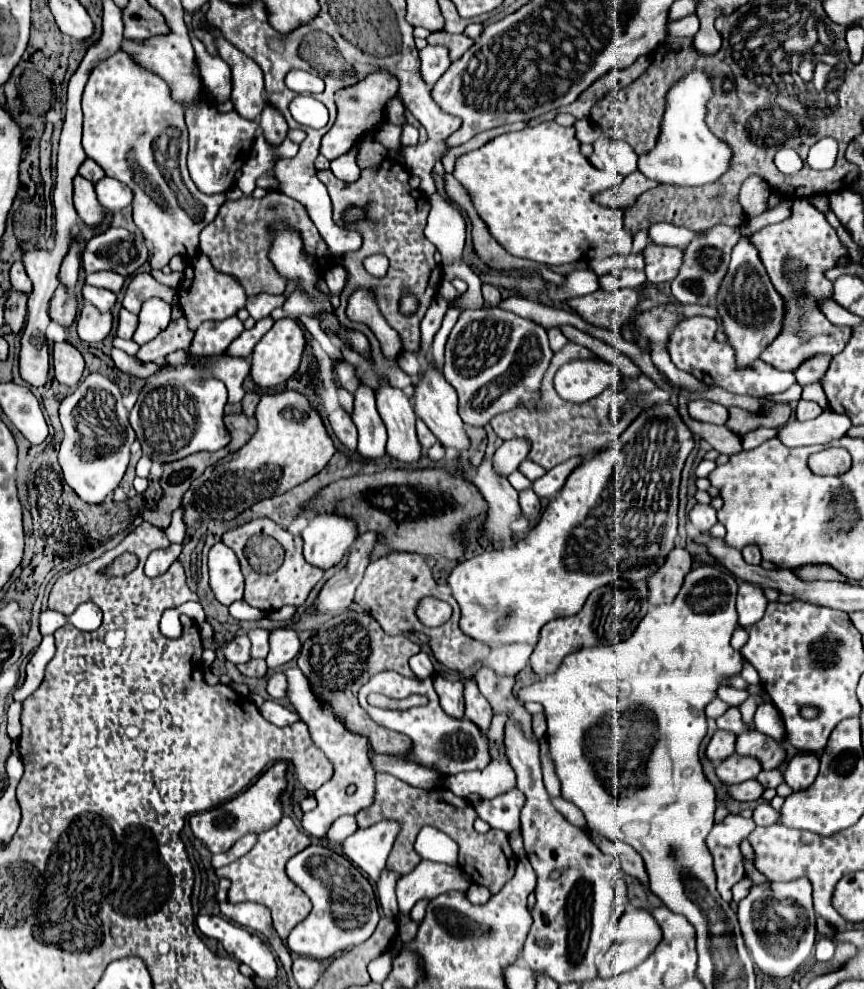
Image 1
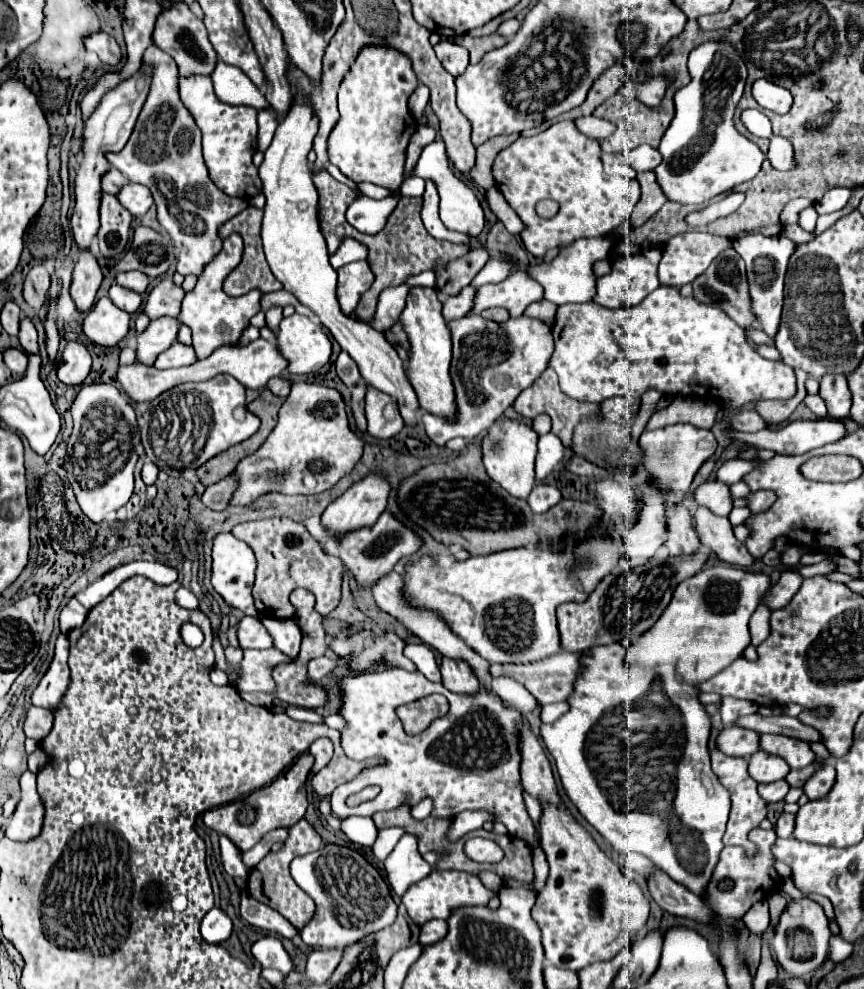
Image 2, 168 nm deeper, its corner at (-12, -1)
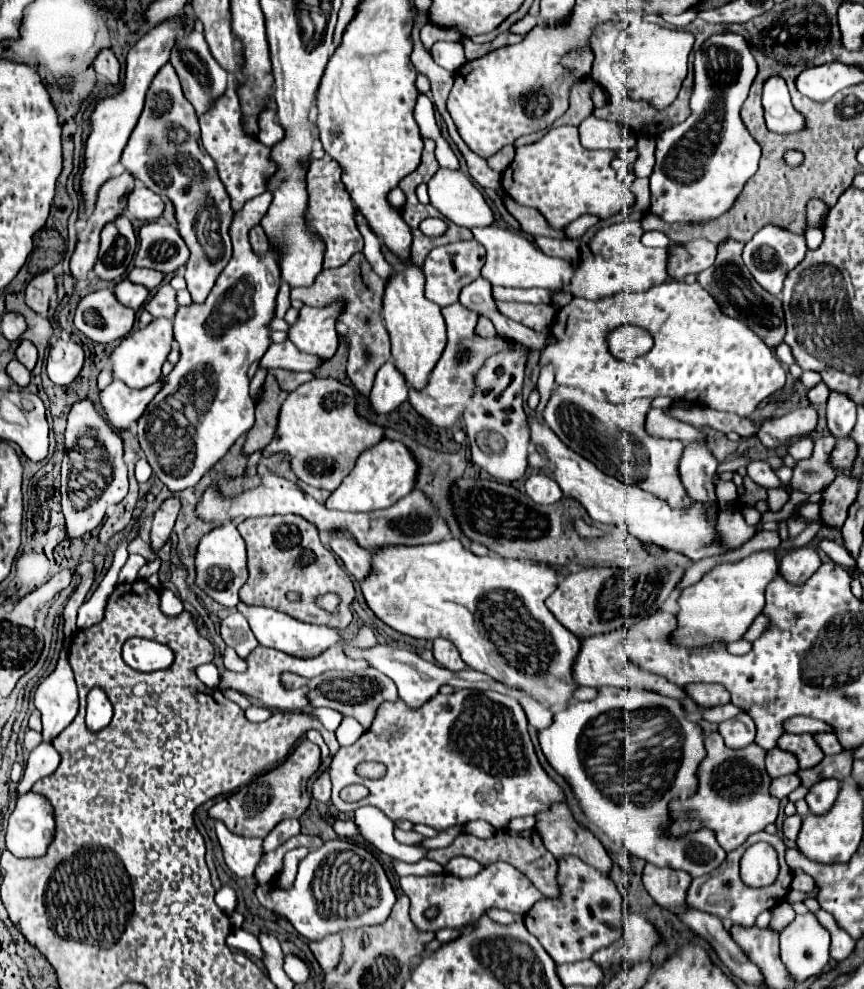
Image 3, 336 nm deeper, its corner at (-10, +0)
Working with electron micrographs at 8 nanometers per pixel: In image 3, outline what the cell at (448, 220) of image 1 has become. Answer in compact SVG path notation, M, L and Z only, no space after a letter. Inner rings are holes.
M440 167L434 173L434 177L428 181L428 195L430 195L430 205L434 209L438 209L444 219L456 223L458 227L474 229L474 227L492 225L492 221L494 221L492 209L488 207L484 195L474 187L474 183L470 181L470 177L466 173L462 173L462 171Z

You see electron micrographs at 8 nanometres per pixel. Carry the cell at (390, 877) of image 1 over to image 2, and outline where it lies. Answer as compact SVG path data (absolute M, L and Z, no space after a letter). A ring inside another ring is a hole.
M406 832L392 854L384 860L388 882L398 896L402 896L412 882L418 882L432 872L432 866L420 856L416 842L416 834Z

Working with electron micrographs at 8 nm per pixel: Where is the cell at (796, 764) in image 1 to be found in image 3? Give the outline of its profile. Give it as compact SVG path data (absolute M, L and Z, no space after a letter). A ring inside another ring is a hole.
M834 777L814 783L810 787L808 795L806 795L806 803L810 805L810 811L816 813L816 815L826 813L832 807L832 803L836 801L838 789L840 789L840 785L838 785L838 781Z

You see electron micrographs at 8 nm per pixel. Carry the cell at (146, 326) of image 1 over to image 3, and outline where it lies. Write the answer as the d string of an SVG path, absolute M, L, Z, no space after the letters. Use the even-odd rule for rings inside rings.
M154 319L150 325L126 335L110 357L114 379L122 379L126 385L130 385L134 389L152 385L160 377L160 367L170 353L172 341L174 341L172 321L168 321L168 319Z

